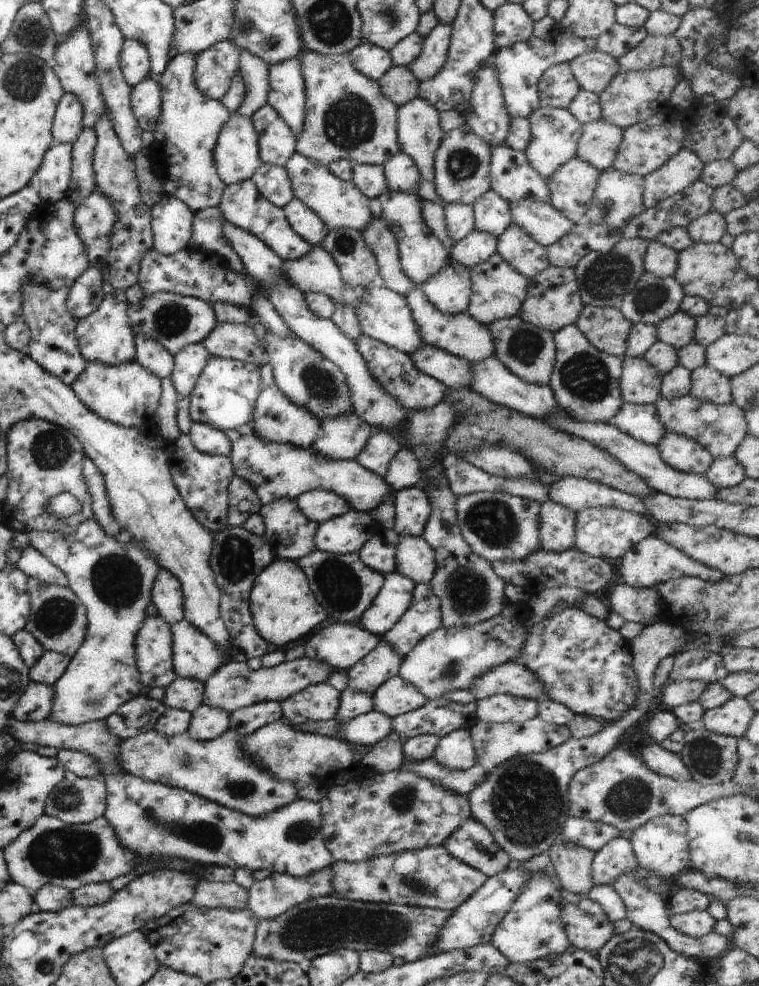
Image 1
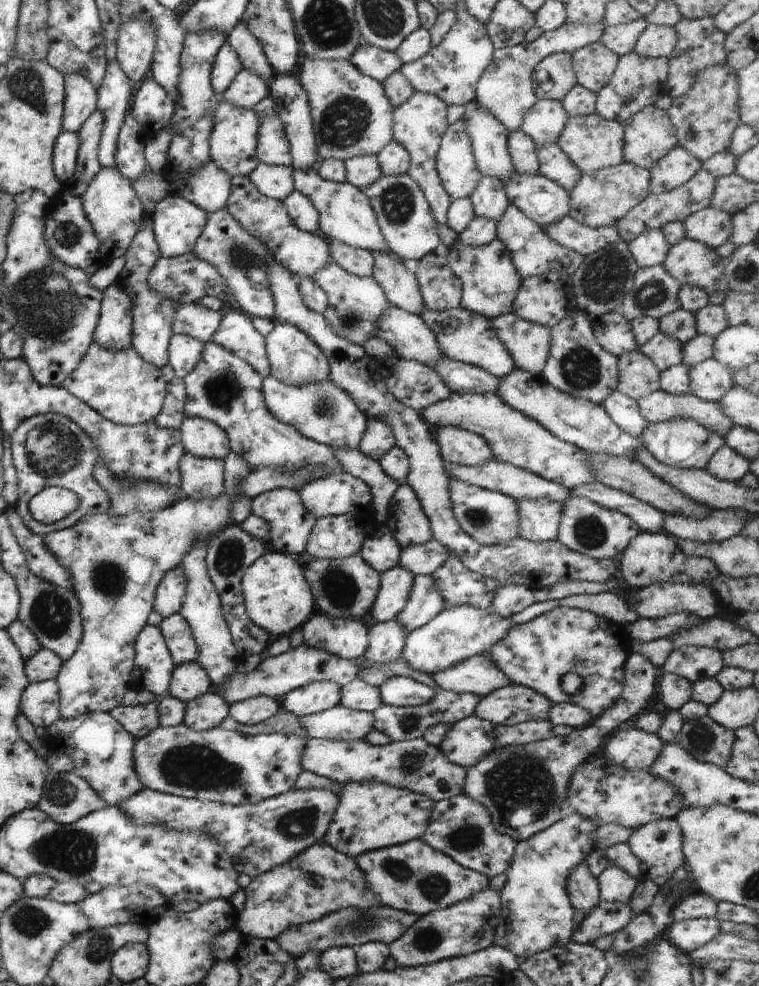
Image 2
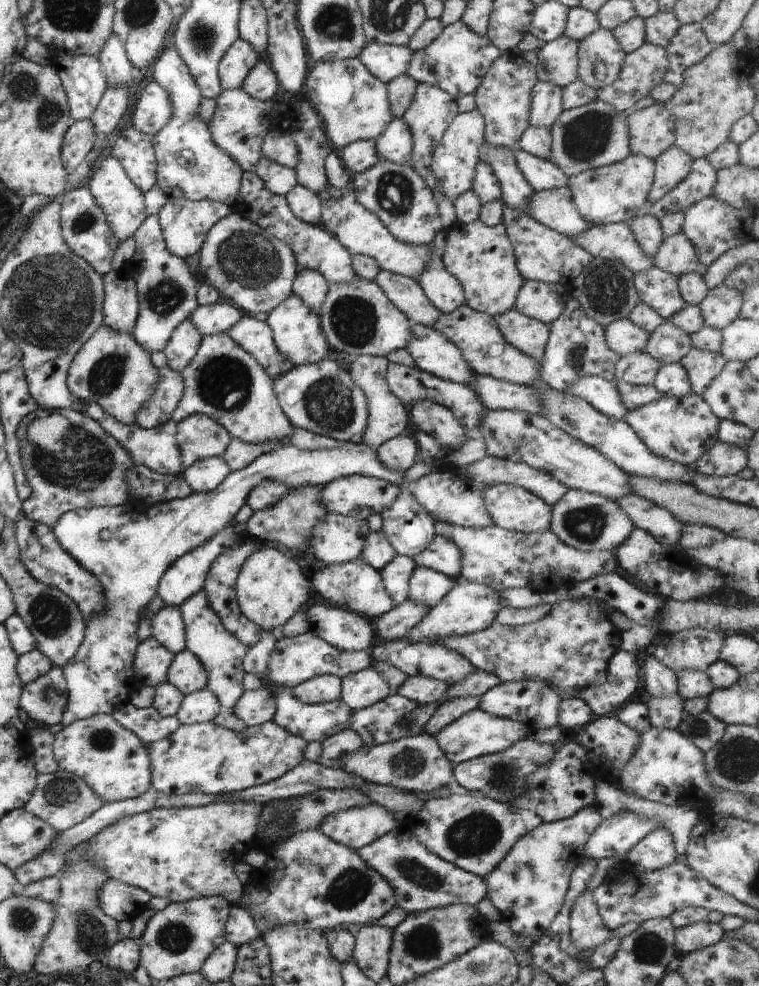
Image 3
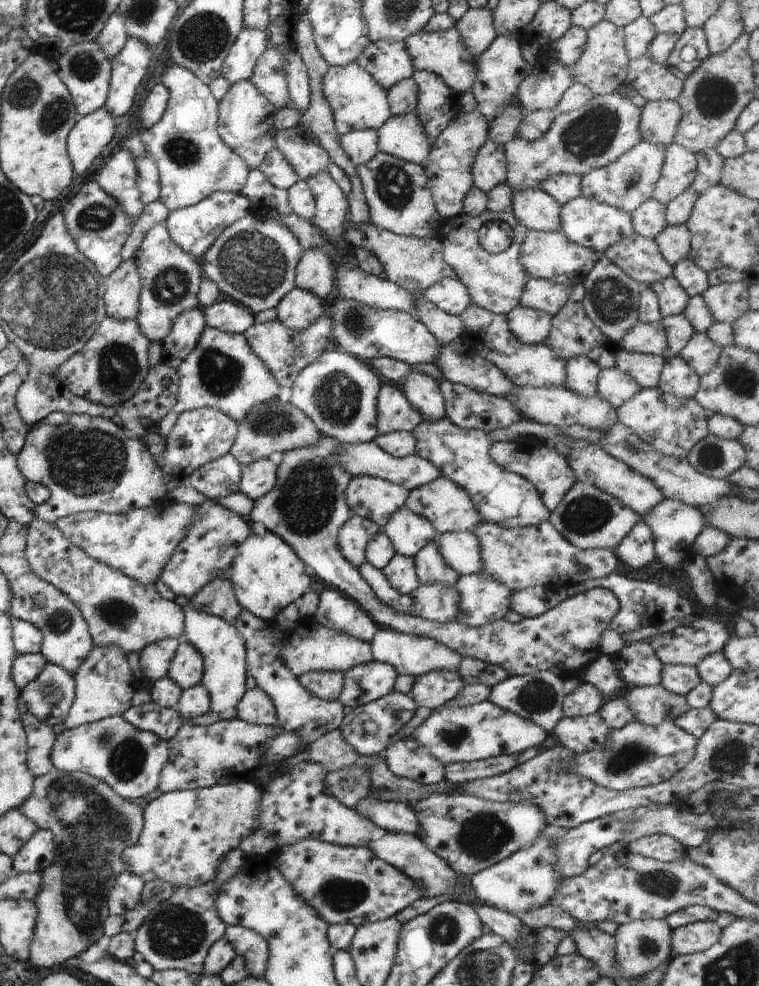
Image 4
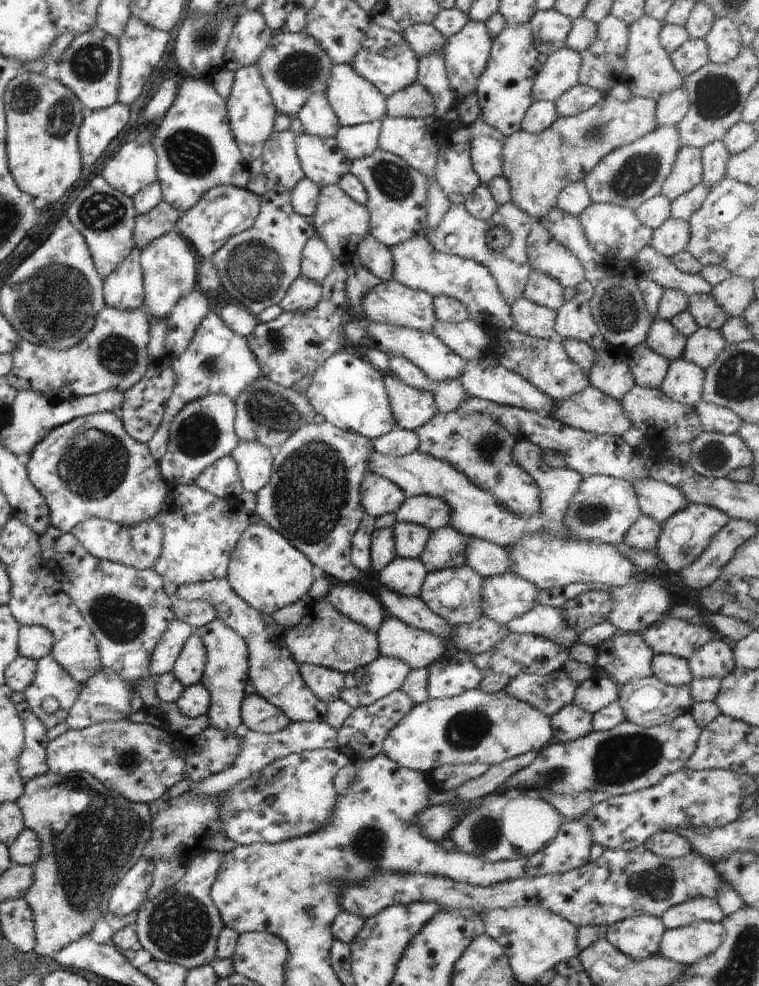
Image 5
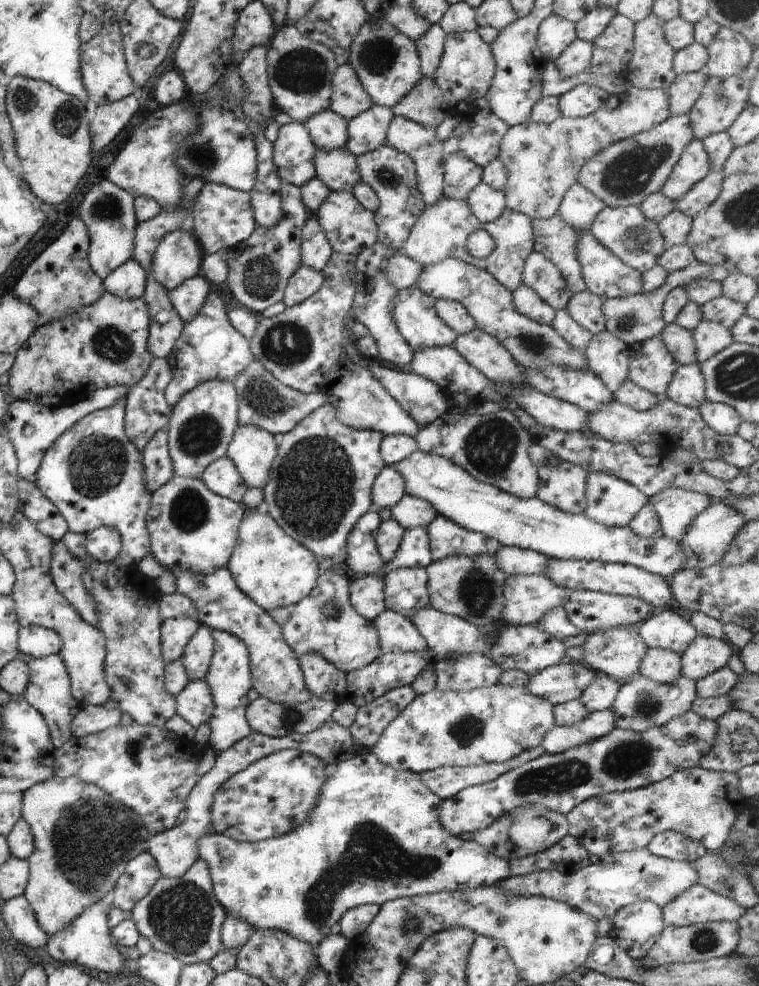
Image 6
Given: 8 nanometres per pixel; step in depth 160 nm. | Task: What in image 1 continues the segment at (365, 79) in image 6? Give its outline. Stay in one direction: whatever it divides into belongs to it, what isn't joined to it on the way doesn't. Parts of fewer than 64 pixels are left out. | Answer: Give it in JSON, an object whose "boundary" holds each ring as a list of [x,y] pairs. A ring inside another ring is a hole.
{"boundary":[[[365,41],[345,55],[359,74],[372,81],[381,78],[392,67],[388,51]]]}

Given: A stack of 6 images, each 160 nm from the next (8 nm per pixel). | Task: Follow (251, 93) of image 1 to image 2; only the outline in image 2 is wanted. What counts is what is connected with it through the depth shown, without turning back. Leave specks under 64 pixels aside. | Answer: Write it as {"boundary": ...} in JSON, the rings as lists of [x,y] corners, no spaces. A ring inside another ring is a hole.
{"boundary":[[[238,22],[231,29],[231,32],[228,32],[224,42],[235,51],[243,69],[255,73],[255,76],[269,84],[269,81],[275,75],[275,70],[268,65],[259,41],[241,22]]]}

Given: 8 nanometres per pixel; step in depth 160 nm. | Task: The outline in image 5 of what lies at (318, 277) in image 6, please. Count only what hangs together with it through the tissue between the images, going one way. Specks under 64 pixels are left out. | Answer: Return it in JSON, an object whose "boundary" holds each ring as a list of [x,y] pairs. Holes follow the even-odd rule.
{"boundary":[[[297,277],[285,291],[278,306],[283,311],[306,311],[313,308],[320,298],[320,284],[303,277]]]}

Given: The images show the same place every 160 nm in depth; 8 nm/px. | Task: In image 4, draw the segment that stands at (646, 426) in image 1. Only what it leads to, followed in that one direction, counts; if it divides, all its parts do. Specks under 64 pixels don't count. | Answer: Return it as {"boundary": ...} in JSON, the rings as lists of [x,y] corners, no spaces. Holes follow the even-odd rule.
{"boundary":[[[585,355],[570,358],[565,365],[562,386],[580,399],[588,400],[598,396],[595,388],[598,366]]]}

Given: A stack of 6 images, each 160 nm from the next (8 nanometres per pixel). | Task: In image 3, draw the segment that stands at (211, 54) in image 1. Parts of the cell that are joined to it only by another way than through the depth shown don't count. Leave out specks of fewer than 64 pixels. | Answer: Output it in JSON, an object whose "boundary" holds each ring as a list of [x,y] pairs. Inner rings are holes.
{"boundary":[[[235,40],[223,53],[218,62],[218,79],[222,90],[236,89],[257,60],[257,54],[250,44]]]}

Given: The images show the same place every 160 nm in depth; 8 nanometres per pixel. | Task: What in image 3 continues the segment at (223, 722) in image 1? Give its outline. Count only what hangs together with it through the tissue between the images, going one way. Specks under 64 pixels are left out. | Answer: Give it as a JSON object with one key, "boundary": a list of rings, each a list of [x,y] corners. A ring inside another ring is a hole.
{"boundary":[[[205,688],[185,695],[174,717],[180,725],[192,725],[212,721],[220,710],[215,695]]]}

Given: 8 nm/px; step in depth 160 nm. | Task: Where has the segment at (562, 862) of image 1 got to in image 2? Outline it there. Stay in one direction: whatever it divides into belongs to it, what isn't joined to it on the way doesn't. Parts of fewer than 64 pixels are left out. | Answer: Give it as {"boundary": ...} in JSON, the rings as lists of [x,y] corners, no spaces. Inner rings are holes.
{"boundary":[[[585,862],[569,870],[565,884],[566,894],[572,912],[576,910],[587,916],[595,906],[599,906],[599,894],[596,878],[591,876]]]}

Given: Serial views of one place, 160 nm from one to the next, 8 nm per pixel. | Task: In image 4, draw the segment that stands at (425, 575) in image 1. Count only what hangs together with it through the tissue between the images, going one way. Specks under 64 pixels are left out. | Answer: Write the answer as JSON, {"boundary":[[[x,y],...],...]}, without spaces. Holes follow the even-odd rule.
{"boundary":[[[469,531],[438,534],[432,542],[443,562],[458,576],[472,575],[482,570],[478,540]]]}

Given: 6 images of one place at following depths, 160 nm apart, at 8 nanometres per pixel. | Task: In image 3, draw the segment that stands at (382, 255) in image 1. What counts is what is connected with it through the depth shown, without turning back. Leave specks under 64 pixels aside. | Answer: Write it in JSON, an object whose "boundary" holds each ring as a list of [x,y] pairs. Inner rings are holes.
{"boundary":[[[379,269],[373,281],[409,322],[432,328],[440,312],[431,306],[415,279]]]}

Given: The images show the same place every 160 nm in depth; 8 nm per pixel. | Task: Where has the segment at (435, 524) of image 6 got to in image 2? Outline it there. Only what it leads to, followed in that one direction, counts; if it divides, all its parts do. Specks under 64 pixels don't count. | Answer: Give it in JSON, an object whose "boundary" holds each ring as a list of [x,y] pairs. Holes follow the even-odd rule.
{"boundary":[[[418,575],[414,576],[407,603],[395,620],[409,633],[435,618],[441,610],[444,610],[443,598],[435,590],[433,578],[430,575]]]}

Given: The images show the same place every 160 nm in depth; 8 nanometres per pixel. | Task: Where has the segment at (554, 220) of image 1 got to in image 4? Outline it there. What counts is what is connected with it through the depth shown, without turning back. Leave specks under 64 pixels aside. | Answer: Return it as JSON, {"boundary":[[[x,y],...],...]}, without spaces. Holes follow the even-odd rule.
{"boundary":[[[637,233],[608,246],[603,254],[626,275],[647,286],[672,274],[672,266],[659,254],[657,245]]]}

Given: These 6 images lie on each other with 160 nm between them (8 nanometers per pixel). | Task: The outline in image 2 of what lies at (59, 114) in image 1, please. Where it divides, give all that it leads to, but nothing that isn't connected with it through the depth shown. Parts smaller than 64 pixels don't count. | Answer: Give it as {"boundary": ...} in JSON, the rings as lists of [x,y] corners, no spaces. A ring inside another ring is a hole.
{"boundary":[[[78,73],[64,76],[64,109],[61,133],[76,133],[87,117],[96,110],[94,85]]]}

